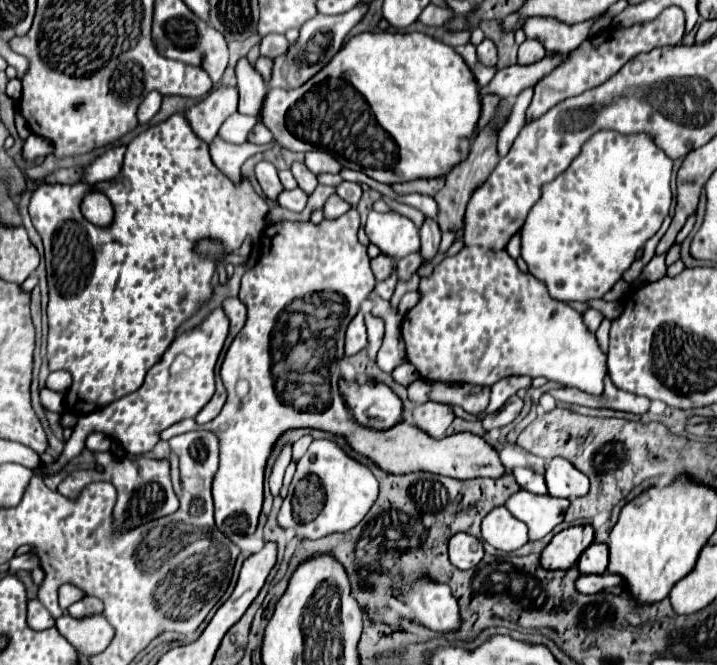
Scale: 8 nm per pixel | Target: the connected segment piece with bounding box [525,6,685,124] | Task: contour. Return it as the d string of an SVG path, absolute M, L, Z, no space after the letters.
M671 6L665 8L657 18L649 22L639 22L629 28L623 26L609 26L601 34L591 36L585 40L579 48L575 48L551 74L547 74L543 80L535 84L535 94L533 100L525 112L525 122L533 122L545 112L549 112L555 104L563 102L565 98L583 94L585 90L593 90L607 82L613 74L617 74L631 58L635 58L641 52L649 52L659 46L675 46L681 42L685 35L685 14L681 8Z

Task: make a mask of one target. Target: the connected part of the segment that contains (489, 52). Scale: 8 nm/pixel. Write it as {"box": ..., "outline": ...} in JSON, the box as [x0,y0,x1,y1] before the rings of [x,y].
{"box":[477,40,497,66],"outline":[[[483,40],[477,46],[477,58],[485,66],[495,66],[497,64],[497,48],[495,48],[495,44],[491,40]]]}

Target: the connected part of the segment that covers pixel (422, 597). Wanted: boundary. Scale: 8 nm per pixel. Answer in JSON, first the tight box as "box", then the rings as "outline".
{"box":[401,578,463,634],"outline":[[[423,578],[407,592],[409,596],[403,596],[401,600],[405,606],[409,606],[419,624],[439,634],[457,632],[461,628],[463,620],[449,586],[433,584],[431,580]]]}

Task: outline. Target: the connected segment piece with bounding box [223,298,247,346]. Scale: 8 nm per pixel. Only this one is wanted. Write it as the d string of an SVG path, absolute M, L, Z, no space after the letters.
M225 298L223 300L223 310L227 314L227 318L231 320L231 328L229 328L229 336L227 336L227 346L229 342L237 336L237 332L243 328L245 324L245 314L247 314L247 308L245 304L239 300L239 298Z

